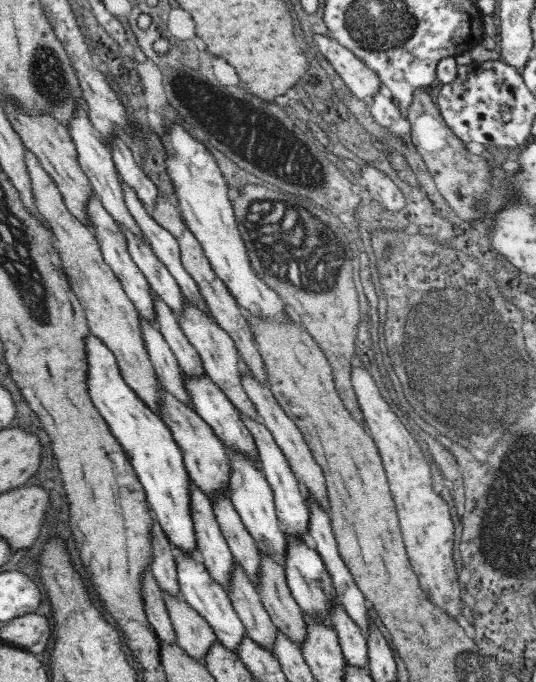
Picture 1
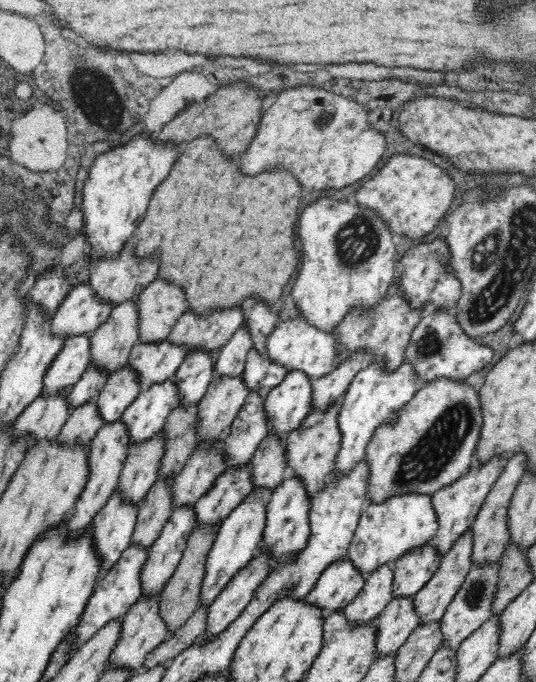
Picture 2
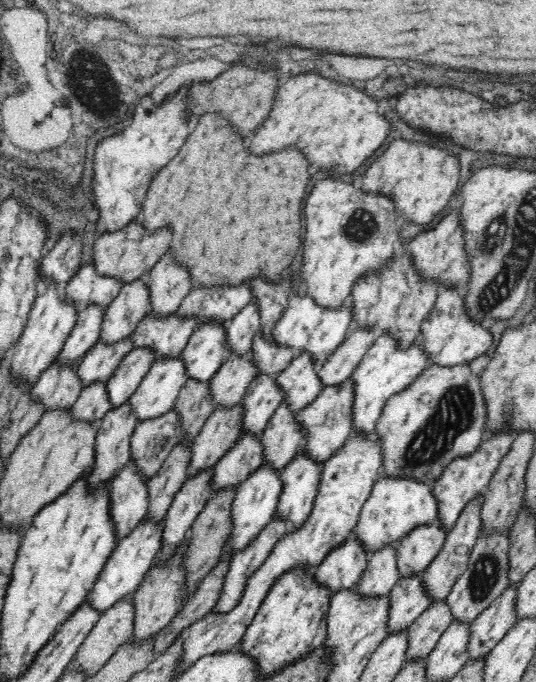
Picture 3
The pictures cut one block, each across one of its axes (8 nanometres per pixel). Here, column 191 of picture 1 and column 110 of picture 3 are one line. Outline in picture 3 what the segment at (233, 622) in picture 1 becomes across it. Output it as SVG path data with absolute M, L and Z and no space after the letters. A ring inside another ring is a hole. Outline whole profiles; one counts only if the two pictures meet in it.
M146 515L133 531L133 534L130 534L128 539L115 546L102 572L99 574L94 588L87 596L87 603L92 610L100 615L106 614L106 610L116 606L126 596L133 595L142 586L142 582L144 582L144 578L146 578L148 570L152 568L155 556L158 554L160 540L162 540L162 530L164 530L162 522L153 524L151 520L147 520Z

